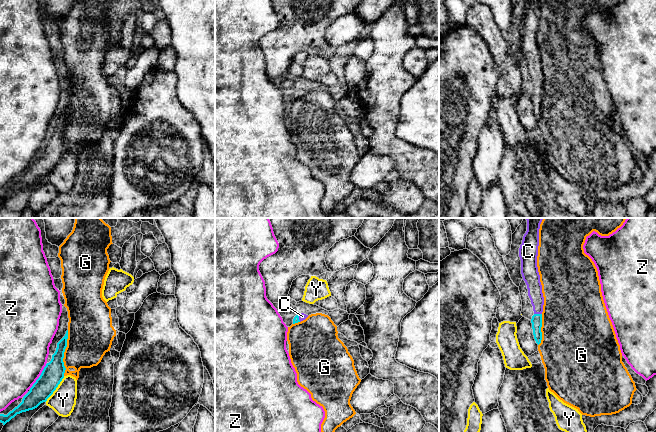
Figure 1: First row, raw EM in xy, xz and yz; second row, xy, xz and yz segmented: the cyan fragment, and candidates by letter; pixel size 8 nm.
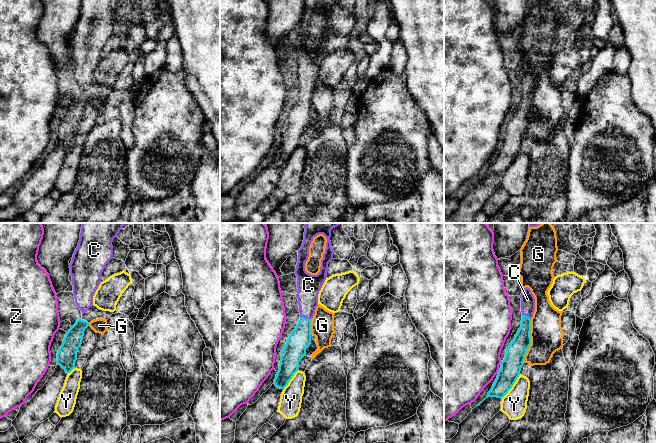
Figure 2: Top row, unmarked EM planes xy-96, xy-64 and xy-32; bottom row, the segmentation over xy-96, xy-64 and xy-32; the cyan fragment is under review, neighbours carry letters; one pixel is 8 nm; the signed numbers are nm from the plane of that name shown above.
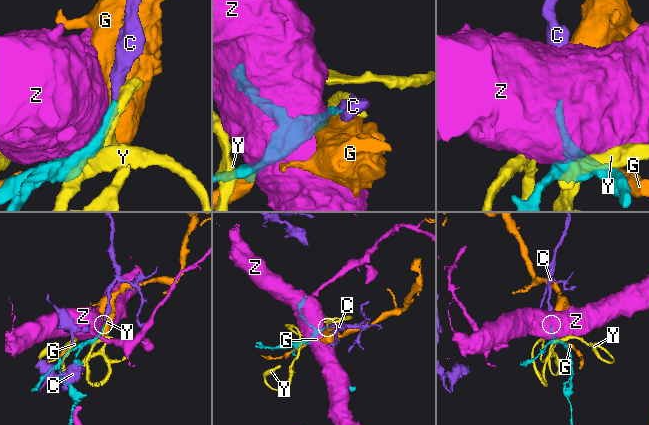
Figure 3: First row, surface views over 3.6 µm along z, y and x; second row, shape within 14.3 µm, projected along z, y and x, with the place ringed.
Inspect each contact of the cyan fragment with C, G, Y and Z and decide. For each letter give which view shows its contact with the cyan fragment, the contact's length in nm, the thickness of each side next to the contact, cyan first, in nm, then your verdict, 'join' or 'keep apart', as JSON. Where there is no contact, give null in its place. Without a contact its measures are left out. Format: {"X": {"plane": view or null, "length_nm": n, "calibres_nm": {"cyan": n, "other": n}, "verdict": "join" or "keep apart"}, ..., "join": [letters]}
{"C": {"plane": "yz", "length_nm": 60, "calibres_nm": {"cyan": 90, "other": 120}, "verdict": "join"}, "G": {"plane": "xy", "length_nm": 380, "calibres_nm": {"cyan": 170, "other": 360}, "verdict": "keep apart"}, "Y": {"plane": "xy", "length_nm": 260, "calibres_nm": {"cyan": 170, "other": 200}, "verdict": "keep apart"}, "Z": {"plane": "xy", "length_nm": 110, "calibres_nm": {"cyan": 170, "other": 400}, "verdict": "keep apart"}, "join": ["C"]}

